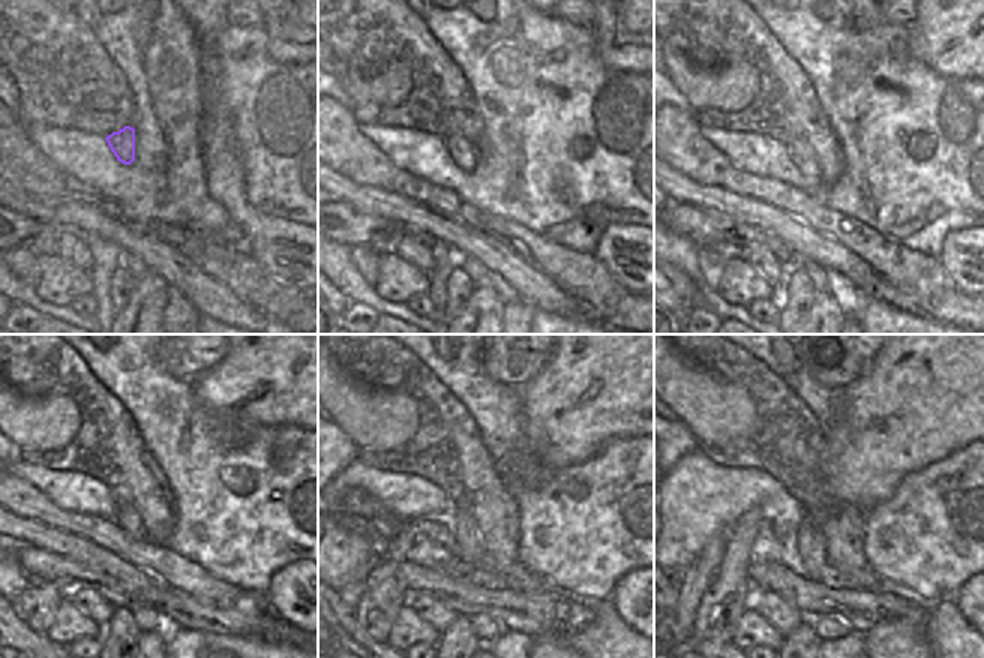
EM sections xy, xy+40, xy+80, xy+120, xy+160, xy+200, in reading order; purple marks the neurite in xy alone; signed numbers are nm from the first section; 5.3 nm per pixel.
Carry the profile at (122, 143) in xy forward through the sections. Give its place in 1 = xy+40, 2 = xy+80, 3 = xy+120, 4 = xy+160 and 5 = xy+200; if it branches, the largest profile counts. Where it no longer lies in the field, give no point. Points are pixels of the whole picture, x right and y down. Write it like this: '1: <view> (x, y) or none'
1: xy+40 (462, 152)
2: xy+80 (800, 155)
3: xy+120 (128, 519)
4: xy+160 (470, 543)
5: xy+200 (810, 546)

